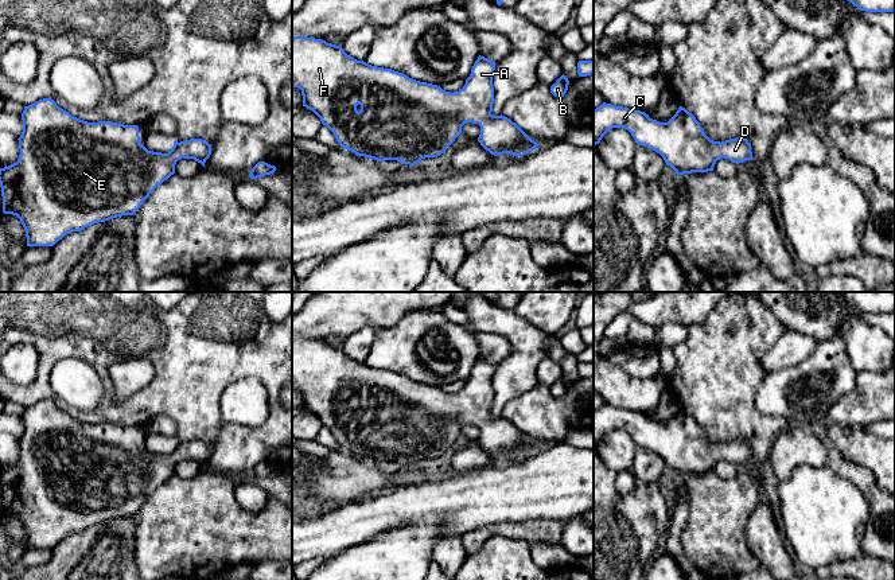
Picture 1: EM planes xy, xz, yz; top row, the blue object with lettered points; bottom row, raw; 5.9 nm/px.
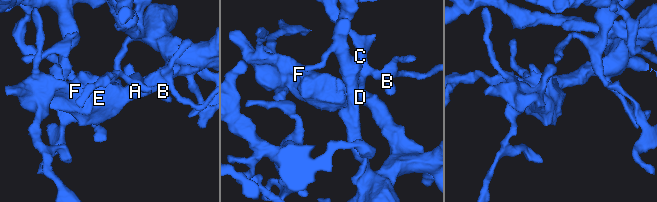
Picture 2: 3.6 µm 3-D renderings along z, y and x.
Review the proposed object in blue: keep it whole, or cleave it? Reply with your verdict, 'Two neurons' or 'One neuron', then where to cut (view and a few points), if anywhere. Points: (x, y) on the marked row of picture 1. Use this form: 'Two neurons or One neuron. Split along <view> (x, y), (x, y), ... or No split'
One neuron. No split

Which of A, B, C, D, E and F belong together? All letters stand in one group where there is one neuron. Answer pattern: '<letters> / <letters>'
A B C D E F

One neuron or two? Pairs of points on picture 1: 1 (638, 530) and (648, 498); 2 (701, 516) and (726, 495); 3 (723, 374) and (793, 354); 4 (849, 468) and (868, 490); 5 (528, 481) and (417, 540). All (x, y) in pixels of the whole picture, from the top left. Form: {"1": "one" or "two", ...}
{"1": "one", "2": "one", "3": "two", "4": "one", "5": "two"}

